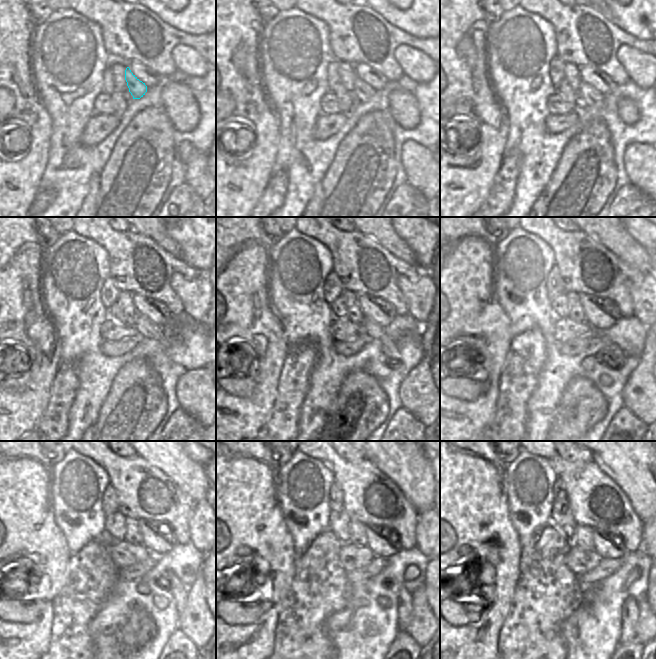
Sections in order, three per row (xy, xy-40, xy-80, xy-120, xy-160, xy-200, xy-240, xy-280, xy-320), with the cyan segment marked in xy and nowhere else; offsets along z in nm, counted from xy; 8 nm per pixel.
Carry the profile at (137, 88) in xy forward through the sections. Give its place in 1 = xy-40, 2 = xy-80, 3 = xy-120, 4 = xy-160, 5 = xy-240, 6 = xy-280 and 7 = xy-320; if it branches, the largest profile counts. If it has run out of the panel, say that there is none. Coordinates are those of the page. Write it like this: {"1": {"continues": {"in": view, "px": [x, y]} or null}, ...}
{"1": {"continues": {"in": "xy-40", "px": [364, 92]}}, "2": {"continues": {"in": "xy-80", "px": [589, 95]}}, "3": {"continues": {"in": "xy-120", "px": [145, 327]}}, "4": {"continues": {"in": "xy-160", "px": [373, 330]}}, "5": {"continues": {"in": "xy-240", "px": [179, 590]}}, "6": {"continues": {"in": "xy-280", "px": [404, 603]}}, "7": {"continues": {"in": "xy-320", "px": [629, 612]}}}

